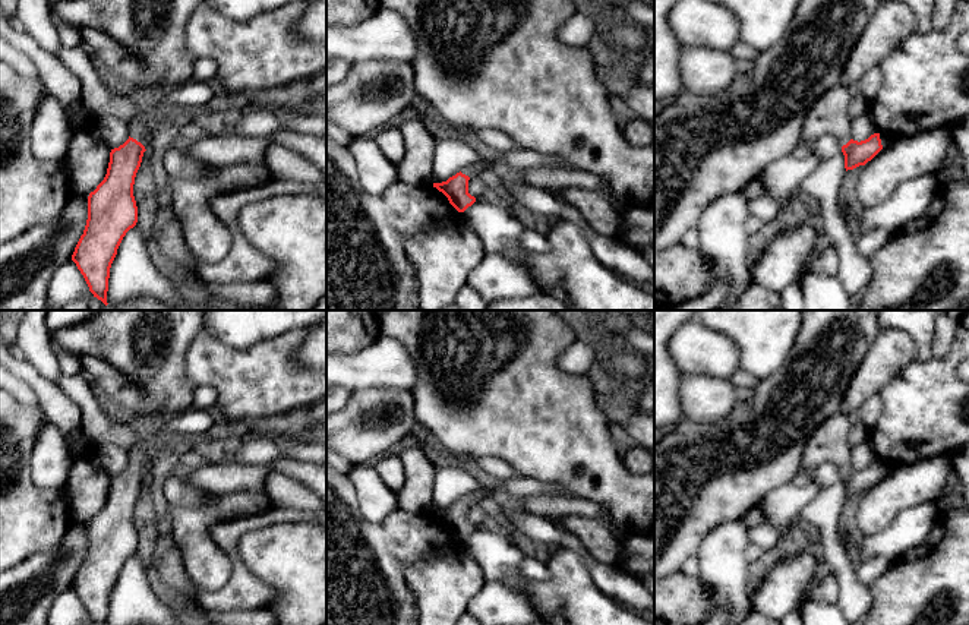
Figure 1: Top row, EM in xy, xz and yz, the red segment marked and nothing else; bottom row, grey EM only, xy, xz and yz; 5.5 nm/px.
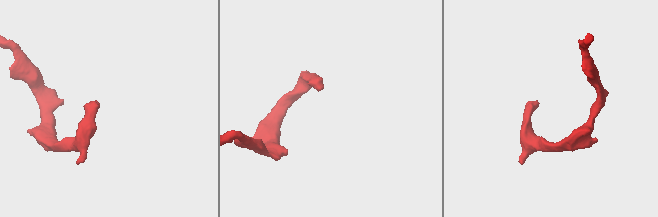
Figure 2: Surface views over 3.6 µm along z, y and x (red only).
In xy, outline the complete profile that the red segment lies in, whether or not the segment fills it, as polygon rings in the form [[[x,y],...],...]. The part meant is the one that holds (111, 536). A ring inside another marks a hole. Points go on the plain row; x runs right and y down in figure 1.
[[[142,414],[129,423],[138,435],[129,451],[129,467],[111,477],[107,502],[88,524],[88,547],[72,588],[94,625],[107,625],[110,596],[117,577],[126,561],[138,550],[135,505],[145,476],[152,470],[154,458],[162,446],[154,416]]]

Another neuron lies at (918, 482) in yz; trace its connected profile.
[[[946,455],[897,465],[868,489],[856,511],[856,527],[864,537],[886,530],[894,517],[921,504],[937,504],[951,474]]]

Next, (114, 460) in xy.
[[[114,444],[95,446],[92,455],[110,477],[119,476],[129,467],[129,452]]]

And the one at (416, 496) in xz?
[[[408,448],[398,457],[404,465],[404,486],[397,493],[398,508],[410,514],[433,512],[436,467],[422,448]]]

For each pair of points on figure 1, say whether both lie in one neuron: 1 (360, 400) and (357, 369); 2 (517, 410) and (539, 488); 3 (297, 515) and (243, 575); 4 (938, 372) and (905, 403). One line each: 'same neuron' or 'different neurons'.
1: different neurons
2: different neurons
3: same neuron
4: same neuron

